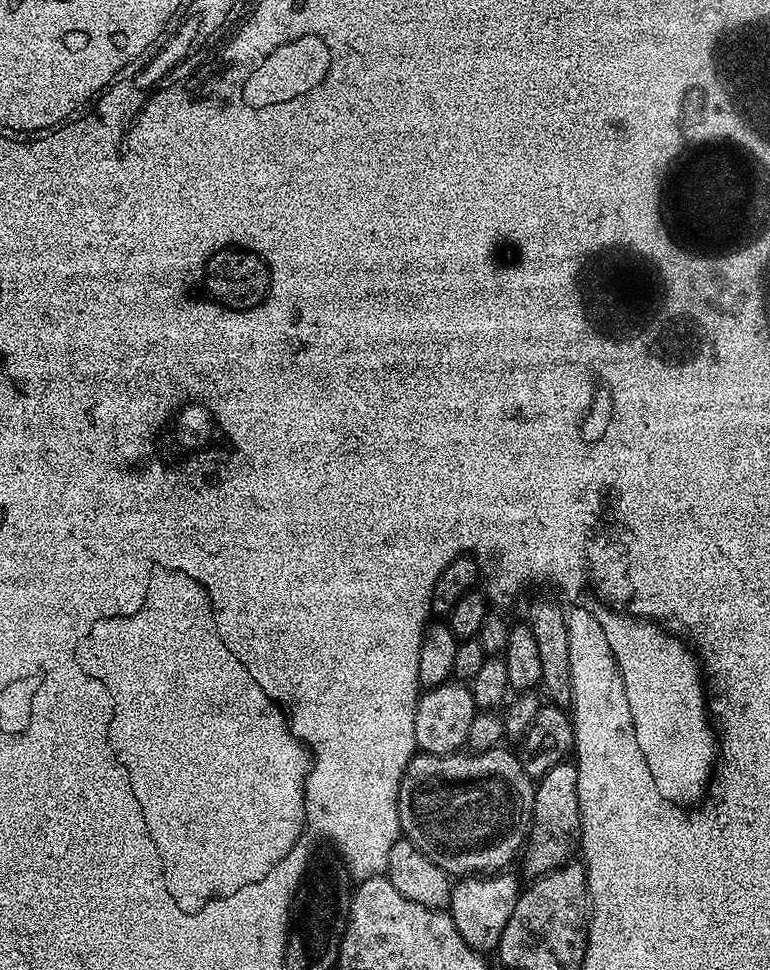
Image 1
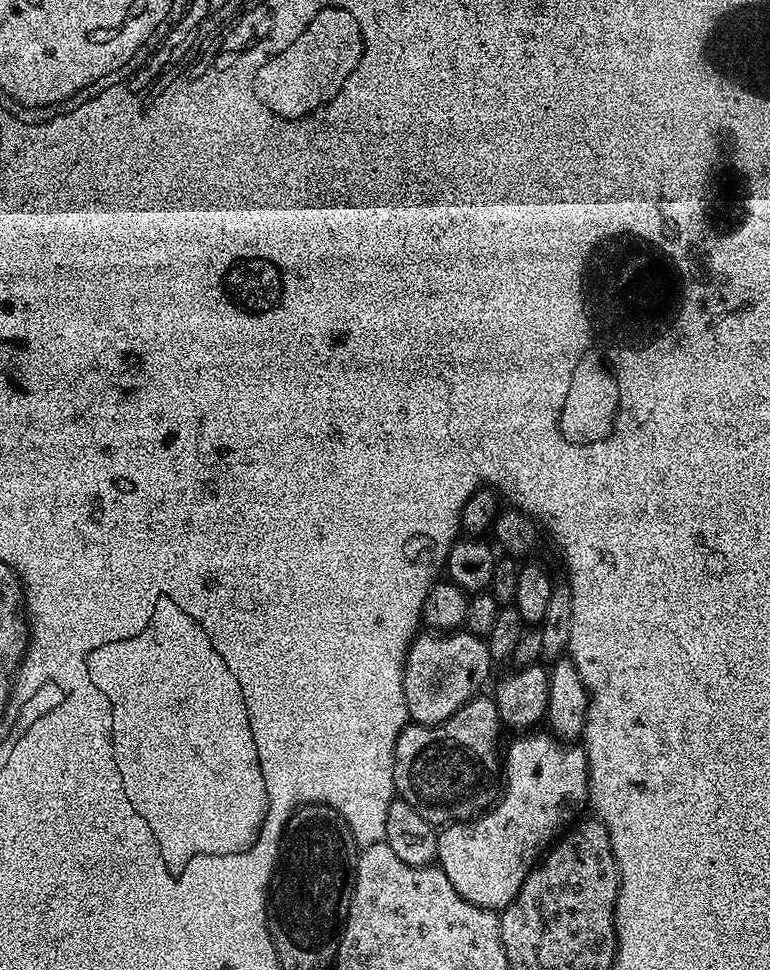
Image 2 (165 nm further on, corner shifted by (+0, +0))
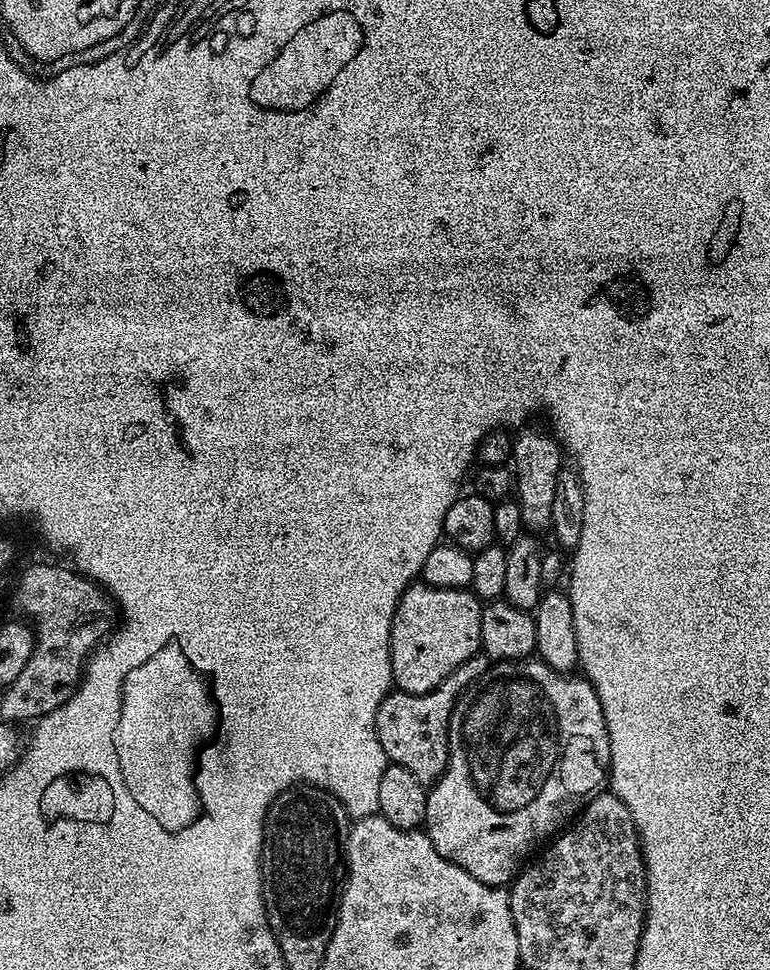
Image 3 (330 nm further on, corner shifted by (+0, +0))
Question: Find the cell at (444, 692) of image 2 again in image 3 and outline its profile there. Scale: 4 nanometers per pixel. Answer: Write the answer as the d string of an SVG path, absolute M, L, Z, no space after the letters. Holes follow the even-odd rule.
M413 582L402 594L390 626L392 683L399 691L426 694L434 690L466 658L481 651L482 601L466 588L435 588Z

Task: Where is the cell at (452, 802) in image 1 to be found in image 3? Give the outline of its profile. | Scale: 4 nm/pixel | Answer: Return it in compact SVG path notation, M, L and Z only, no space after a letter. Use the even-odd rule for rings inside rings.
M477 654L466 658L458 670L454 670L434 690L426 694L410 694L393 690L378 706L376 733L382 750L391 763L406 766L418 782L431 786L439 780L448 765L448 723L454 706L469 684L487 672L490 661L487 656Z

